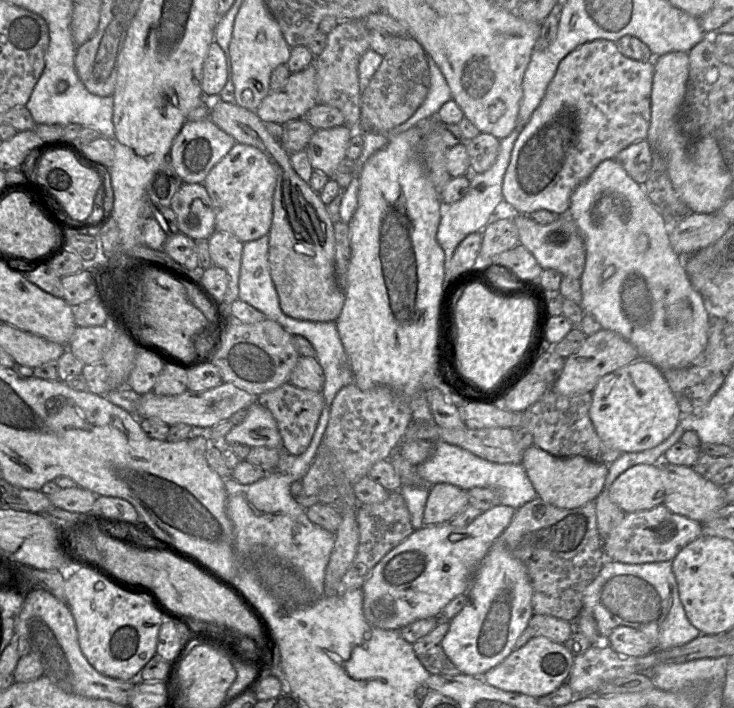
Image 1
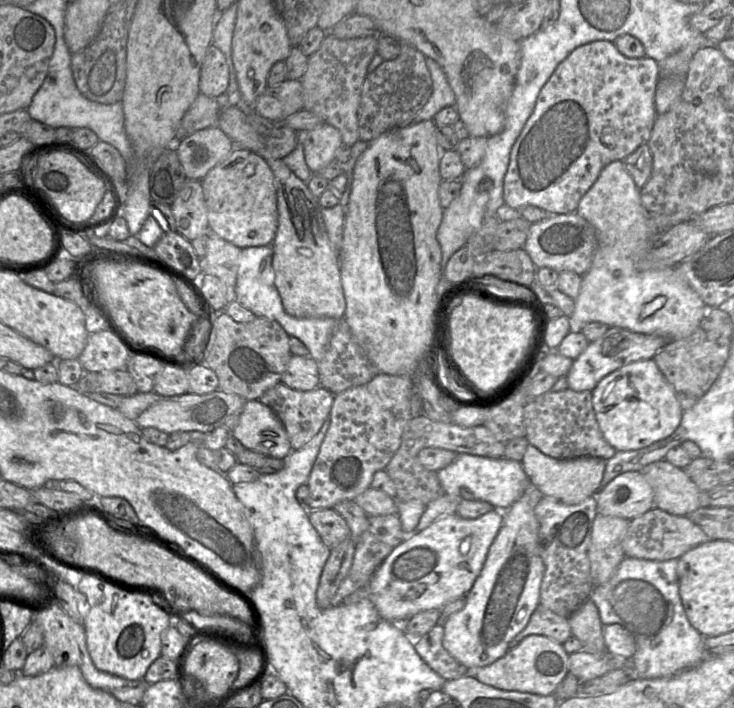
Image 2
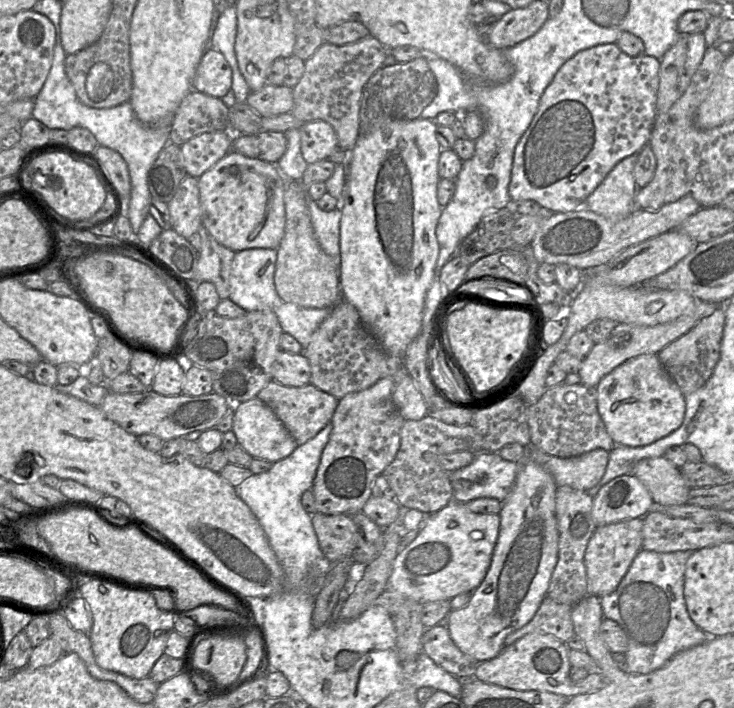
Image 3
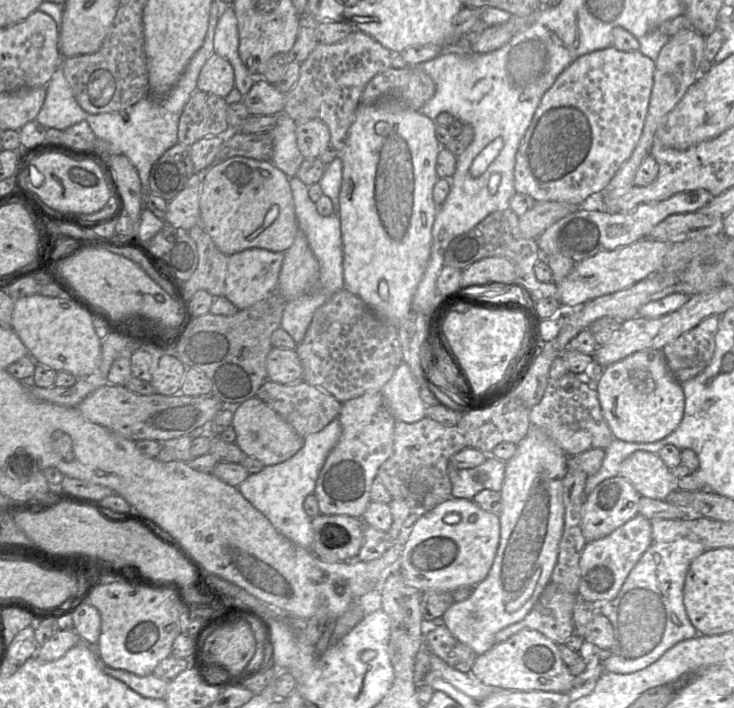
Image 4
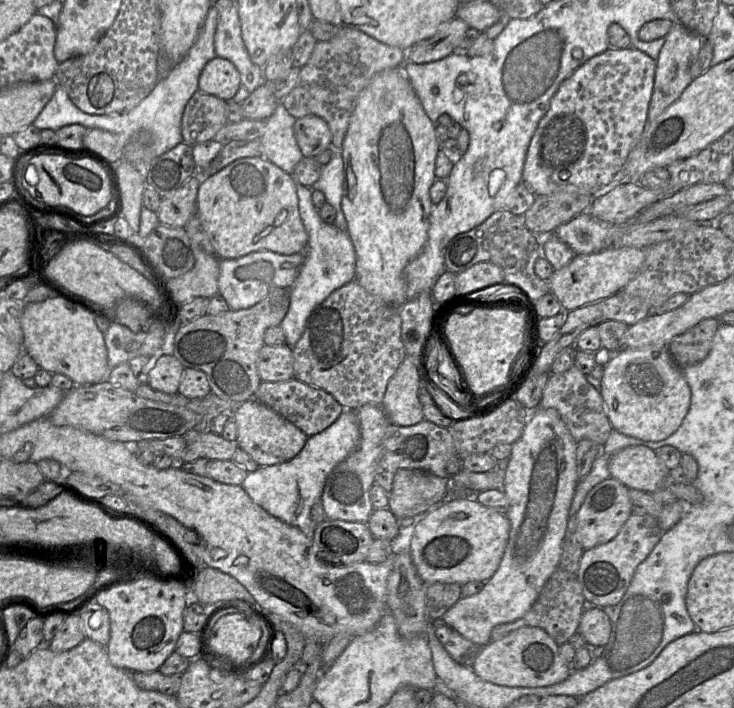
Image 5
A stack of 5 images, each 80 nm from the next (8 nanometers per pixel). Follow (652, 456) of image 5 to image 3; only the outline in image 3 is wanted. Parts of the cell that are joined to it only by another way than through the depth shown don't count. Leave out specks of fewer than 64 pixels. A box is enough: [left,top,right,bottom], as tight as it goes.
[632,456,691,507]

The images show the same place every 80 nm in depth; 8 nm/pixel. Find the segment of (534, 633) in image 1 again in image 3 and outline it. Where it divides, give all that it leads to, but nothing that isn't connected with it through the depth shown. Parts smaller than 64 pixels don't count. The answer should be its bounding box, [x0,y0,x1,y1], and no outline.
[503,596,575,648]

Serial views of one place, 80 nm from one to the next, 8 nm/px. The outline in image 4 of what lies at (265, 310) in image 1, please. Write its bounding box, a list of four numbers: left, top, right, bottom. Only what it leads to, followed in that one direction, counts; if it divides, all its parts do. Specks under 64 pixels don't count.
[224,248,283,310]

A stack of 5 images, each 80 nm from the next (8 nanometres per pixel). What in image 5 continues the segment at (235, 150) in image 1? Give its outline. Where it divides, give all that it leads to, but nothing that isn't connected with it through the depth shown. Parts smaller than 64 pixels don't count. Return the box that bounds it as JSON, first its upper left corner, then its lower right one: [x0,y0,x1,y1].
[196,157,308,259]

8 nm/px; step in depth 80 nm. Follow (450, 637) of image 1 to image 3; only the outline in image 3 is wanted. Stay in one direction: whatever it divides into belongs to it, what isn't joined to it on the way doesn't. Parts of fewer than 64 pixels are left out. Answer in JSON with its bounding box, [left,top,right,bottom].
[447,458,558,663]

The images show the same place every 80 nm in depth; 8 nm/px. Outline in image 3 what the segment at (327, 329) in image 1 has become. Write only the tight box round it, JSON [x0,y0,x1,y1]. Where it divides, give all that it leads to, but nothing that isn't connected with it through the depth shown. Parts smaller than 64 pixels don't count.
[278,302,332,349]

